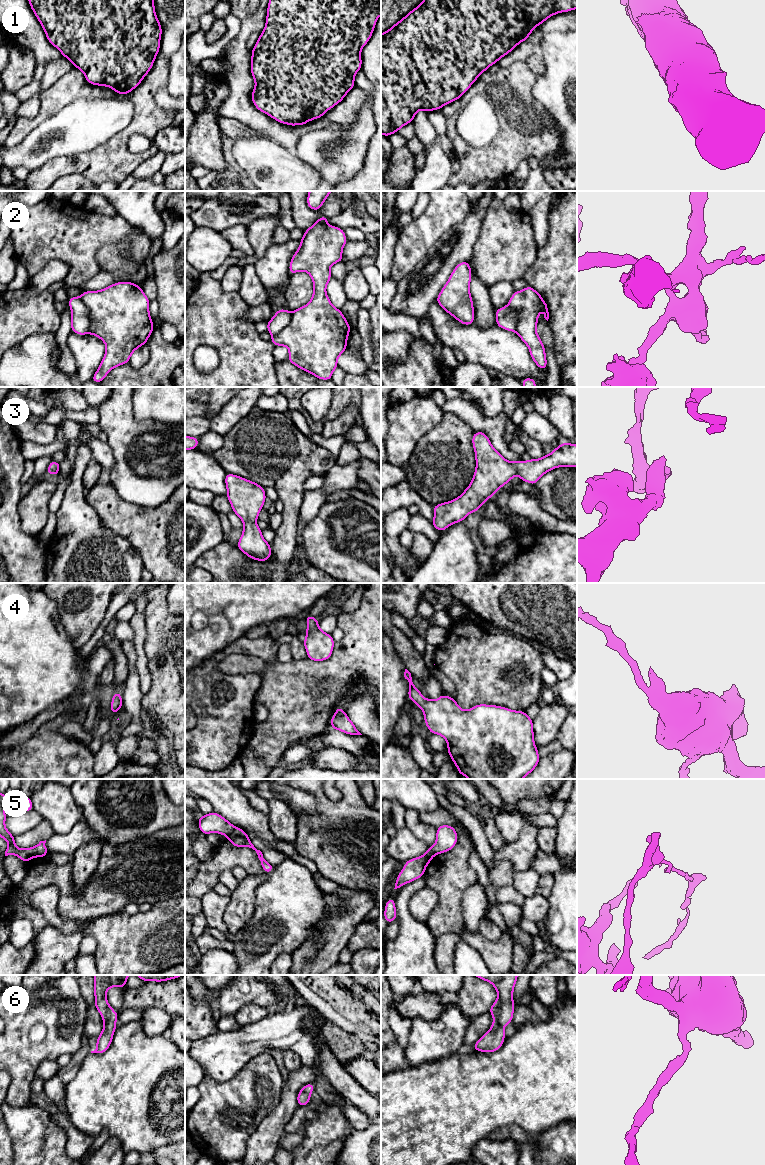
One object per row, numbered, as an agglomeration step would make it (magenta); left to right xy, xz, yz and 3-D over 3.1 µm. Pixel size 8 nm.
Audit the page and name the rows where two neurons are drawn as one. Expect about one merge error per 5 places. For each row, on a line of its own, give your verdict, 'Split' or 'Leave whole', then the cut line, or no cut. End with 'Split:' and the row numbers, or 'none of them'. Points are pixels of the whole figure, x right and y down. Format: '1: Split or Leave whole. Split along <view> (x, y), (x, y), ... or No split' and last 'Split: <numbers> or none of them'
1: Leave whole. No split
2: Leave whole. No split
3: Leave whole. No split
4: Leave whole. No split
5: Split. Split along xz (234, 827), (227, 836)
6: Leave whole. No split
Split: 5

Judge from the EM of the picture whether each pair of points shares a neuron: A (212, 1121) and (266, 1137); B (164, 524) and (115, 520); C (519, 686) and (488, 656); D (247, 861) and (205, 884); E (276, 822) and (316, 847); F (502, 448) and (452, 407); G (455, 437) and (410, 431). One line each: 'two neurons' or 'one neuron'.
A: two neurons
B: one neuron
C: one neuron
D: one neuron
E: two neurons
F: one neuron
G: two neurons

